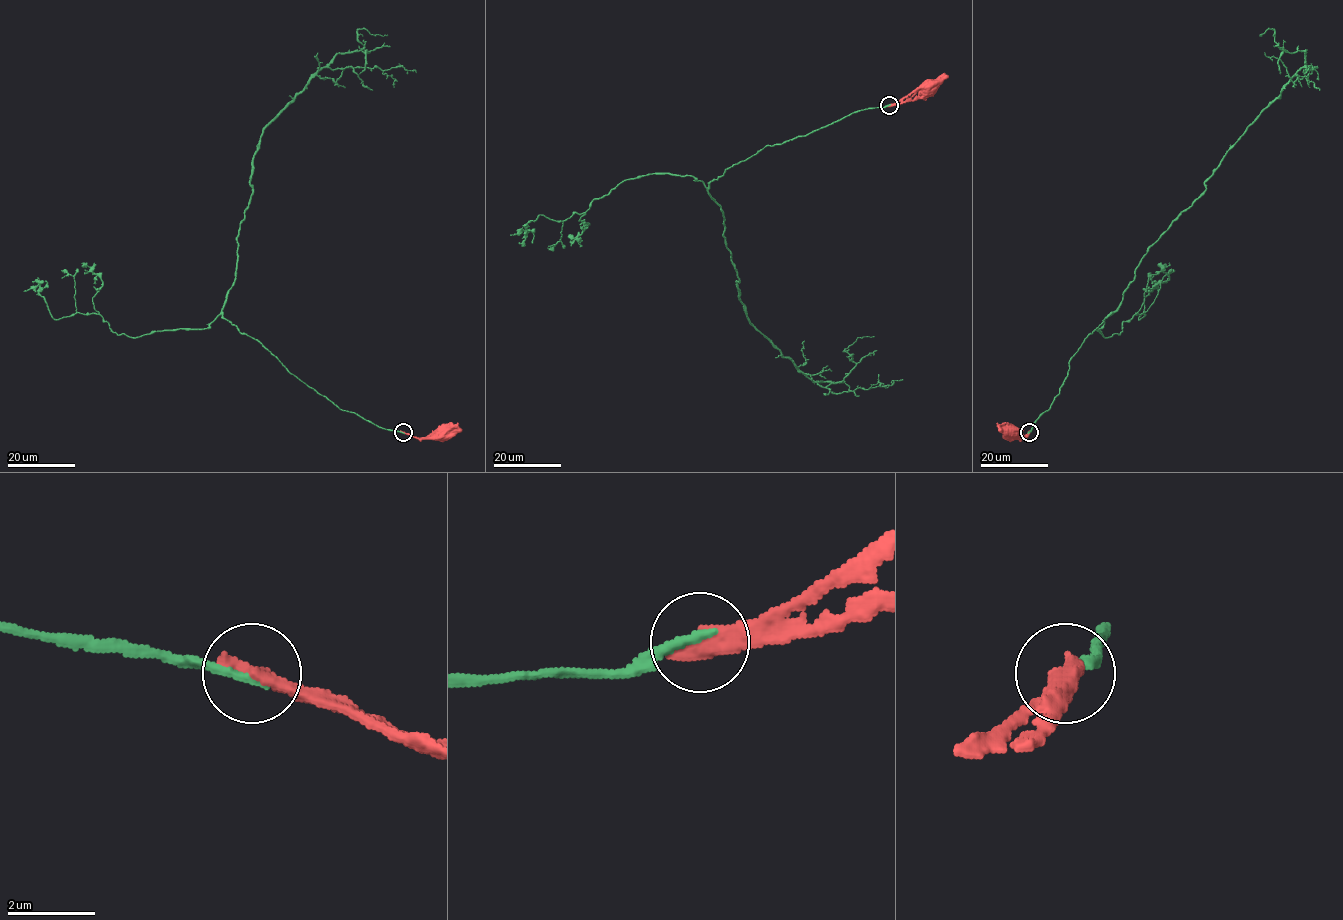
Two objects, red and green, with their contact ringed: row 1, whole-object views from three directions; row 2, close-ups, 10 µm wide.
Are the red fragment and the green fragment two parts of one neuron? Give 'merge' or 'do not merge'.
do not merge

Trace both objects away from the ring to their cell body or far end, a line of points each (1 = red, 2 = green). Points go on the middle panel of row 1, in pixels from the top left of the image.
1: (889, 105), (913, 100), (930, 87)
2: (889, 105), (766, 145), (708, 190), (743, 309), (784, 357), (840, 382), (856, 364), (845, 349), (874, 336)

